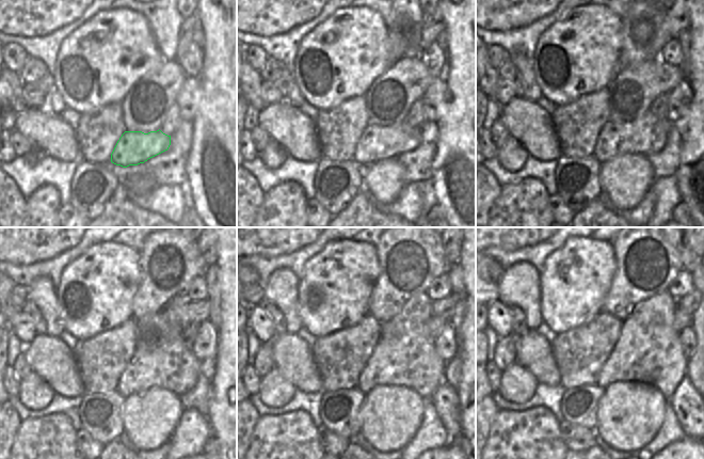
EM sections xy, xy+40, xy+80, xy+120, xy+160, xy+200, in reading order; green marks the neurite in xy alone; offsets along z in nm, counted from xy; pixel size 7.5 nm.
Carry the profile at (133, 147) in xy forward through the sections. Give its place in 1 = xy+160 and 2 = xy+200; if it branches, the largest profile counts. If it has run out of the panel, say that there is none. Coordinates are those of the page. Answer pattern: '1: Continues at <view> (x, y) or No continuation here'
1: Continues at xy+160 (404, 354)
2: Continues at xy+200 (648, 350).

